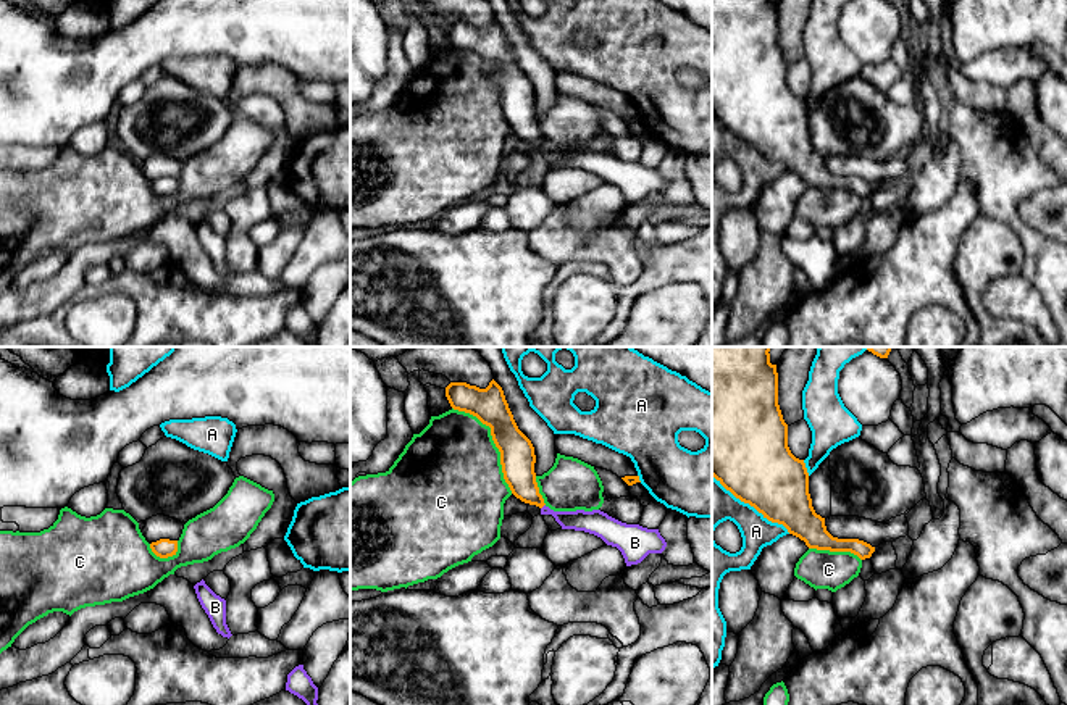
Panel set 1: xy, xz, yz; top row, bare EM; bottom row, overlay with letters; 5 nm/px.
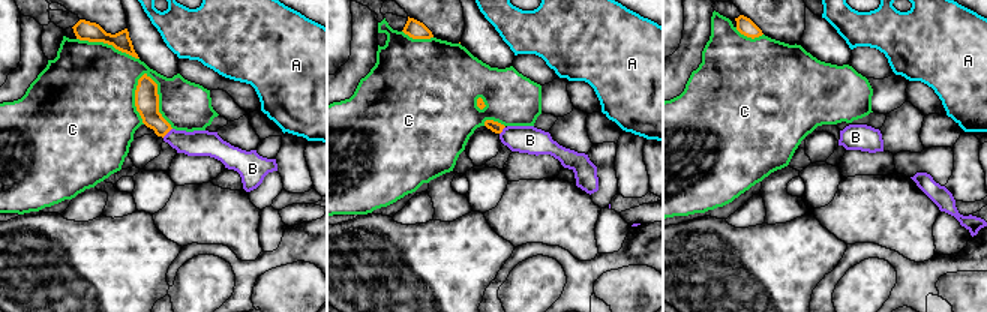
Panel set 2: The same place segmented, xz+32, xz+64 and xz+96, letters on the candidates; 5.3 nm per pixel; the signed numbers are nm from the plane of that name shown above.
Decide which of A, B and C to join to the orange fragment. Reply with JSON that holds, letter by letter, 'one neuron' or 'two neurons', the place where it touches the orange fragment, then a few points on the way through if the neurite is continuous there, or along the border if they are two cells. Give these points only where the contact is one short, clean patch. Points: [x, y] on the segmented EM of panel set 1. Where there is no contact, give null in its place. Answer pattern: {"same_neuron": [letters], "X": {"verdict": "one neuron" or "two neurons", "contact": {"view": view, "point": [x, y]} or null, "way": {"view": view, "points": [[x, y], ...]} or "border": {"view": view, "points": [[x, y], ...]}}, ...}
{"same_neuron": ["B"], "A": {"verdict": "two neurons", "contact": {"view": "yz", "point": [751, 505]}}, "B": {"verdict": "one neuron", "contact": {"view": "xz", "point": [543, 505]}, "way": {"view": "xz", "points": [[518, 462], [523, 486], [543, 505], [567, 520], [589, 521]]}}, "C": {"verdict": "two neurons", "contact": {"view": "xz", "point": [494, 442]}}}

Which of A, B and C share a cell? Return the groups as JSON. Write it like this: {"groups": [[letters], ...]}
{"groups": [["A"], ["B"], ["C"]]}

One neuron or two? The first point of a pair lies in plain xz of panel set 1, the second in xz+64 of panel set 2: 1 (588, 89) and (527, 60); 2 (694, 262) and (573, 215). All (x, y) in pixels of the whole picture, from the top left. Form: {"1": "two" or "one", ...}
{"1": "one", "2": "two"}

